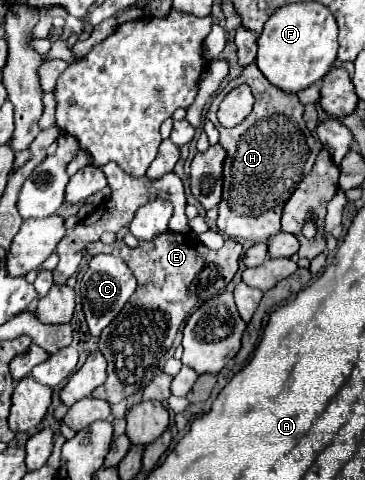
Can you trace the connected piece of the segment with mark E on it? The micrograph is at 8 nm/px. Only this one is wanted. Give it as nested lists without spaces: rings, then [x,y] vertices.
[[[168,230],[152,242],[140,242],[136,248],[128,248],[124,242],[94,242],[86,246],[86,252],[90,256],[104,252],[122,258],[138,280],[136,294],[132,294],[128,306],[120,310],[98,338],[98,350],[108,362],[108,378],[92,396],[102,398],[108,404],[118,404],[138,390],[144,390],[144,386],[162,372],[184,318],[208,298],[224,292],[238,272],[242,246],[228,238],[220,250],[208,250],[194,234],[176,234]]]

